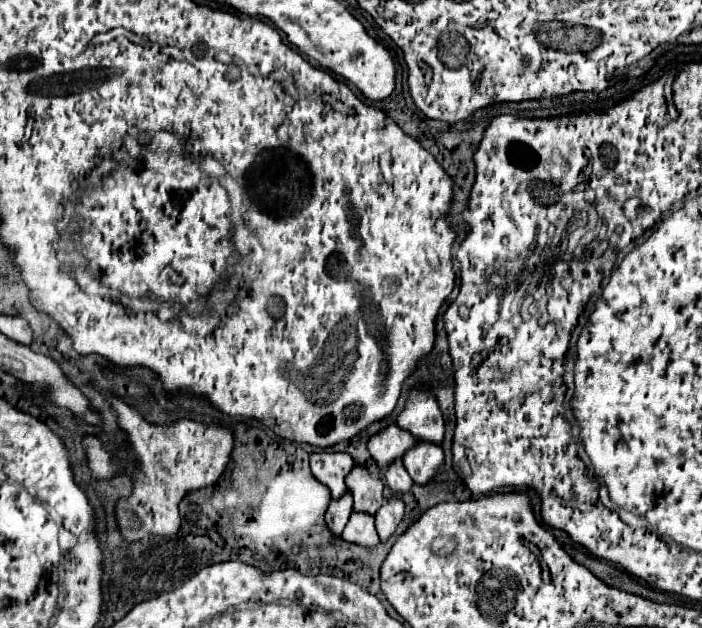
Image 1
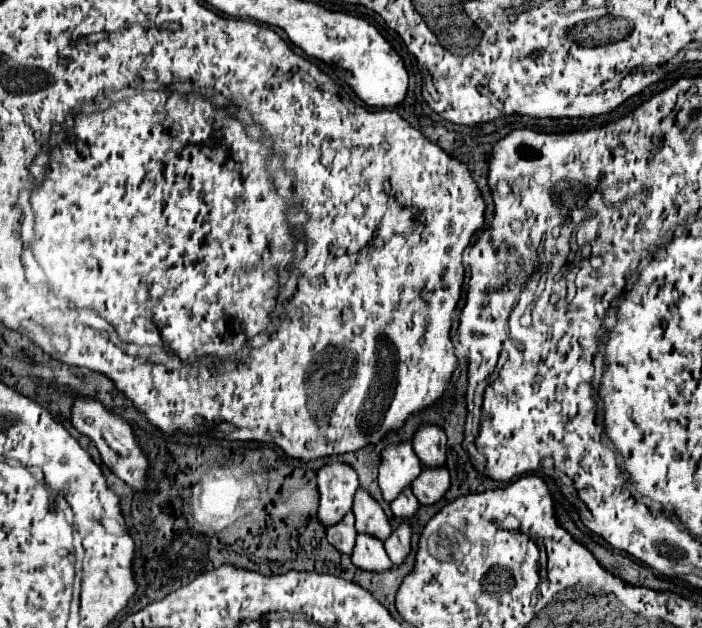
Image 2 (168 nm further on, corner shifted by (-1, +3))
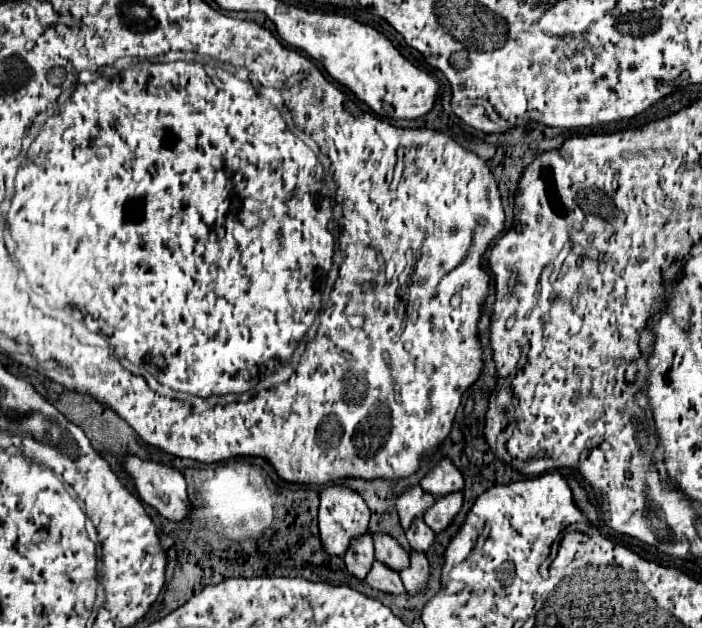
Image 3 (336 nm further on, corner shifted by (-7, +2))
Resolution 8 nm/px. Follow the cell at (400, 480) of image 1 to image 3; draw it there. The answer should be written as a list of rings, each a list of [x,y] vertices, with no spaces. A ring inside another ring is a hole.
[[[420,519],[420,521],[414,521],[412,523],[412,529],[408,529],[406,533],[406,539],[412,547],[412,551],[422,551],[422,553],[428,553],[428,549],[432,547],[436,535],[432,533],[432,529],[428,529],[428,525]]]

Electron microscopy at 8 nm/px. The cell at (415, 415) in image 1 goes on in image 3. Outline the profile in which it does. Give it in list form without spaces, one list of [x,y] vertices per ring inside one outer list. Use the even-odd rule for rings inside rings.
[[[440,459],[436,463],[436,467],[420,483],[420,487],[424,489],[424,493],[430,493],[434,497],[444,497],[448,493],[462,491],[464,489],[464,477],[448,459]]]

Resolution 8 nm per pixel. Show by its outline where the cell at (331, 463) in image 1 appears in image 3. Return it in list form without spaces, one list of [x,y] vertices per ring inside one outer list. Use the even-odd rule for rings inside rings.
[[[342,485],[324,487],[324,491],[320,493],[318,527],[320,527],[322,549],[326,555],[344,557],[350,543],[368,531],[368,521],[370,521],[370,509],[368,505],[364,505],[364,499],[358,493],[352,493],[352,489]]]

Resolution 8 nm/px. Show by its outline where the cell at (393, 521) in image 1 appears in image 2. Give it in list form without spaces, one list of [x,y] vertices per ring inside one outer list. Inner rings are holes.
[[[402,520],[392,530],[392,534],[384,540],[384,550],[386,550],[386,554],[390,556],[390,560],[394,564],[404,562],[404,558],[406,558],[406,554],[410,550],[410,524],[406,520]]]

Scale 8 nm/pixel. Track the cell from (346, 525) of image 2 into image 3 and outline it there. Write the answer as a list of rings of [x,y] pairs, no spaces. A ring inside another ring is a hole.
[[[370,533],[360,537],[360,541],[356,541],[356,545],[352,545],[352,549],[348,549],[348,553],[344,555],[344,563],[354,577],[358,577],[362,581],[366,579],[366,575],[370,573],[372,563],[374,563],[374,543],[372,543]]]

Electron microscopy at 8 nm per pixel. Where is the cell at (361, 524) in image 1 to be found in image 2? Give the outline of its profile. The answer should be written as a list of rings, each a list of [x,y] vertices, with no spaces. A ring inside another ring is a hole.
[[[356,534],[356,546],[352,550],[352,564],[370,572],[382,572],[386,568],[392,568],[392,562],[386,556],[382,542],[370,534]]]

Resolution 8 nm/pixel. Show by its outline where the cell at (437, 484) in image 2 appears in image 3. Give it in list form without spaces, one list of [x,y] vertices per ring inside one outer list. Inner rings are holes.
[[[452,493],[448,497],[440,497],[436,501],[436,505],[432,509],[428,509],[428,513],[424,513],[424,521],[434,533],[442,533],[452,525],[454,517],[460,513],[462,505],[464,505],[462,493]]]

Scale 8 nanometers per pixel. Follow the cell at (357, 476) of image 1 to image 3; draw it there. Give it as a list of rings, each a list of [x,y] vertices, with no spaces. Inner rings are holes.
[[[374,537],[374,547],[376,547],[376,561],[386,565],[388,569],[400,573],[410,565],[410,555],[398,545],[398,541],[392,541],[390,537]]]

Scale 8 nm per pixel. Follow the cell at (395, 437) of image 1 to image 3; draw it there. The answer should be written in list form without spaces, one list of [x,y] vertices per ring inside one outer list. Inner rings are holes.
[[[414,487],[414,489],[408,489],[396,503],[398,507],[398,515],[400,515],[400,523],[402,523],[402,529],[408,531],[412,521],[422,517],[422,513],[426,509],[430,509],[432,505],[436,503],[436,499],[428,493],[424,493],[420,487]]]

